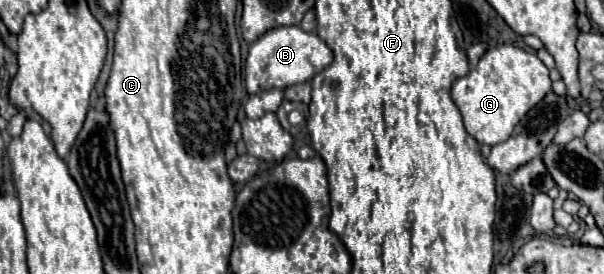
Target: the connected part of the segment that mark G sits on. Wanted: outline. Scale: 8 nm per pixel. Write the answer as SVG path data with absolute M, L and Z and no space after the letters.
M502 44L486 50L478 66L454 82L452 100L462 112L466 132L478 144L494 146L510 138L514 126L550 92L550 86L548 68L534 52Z

